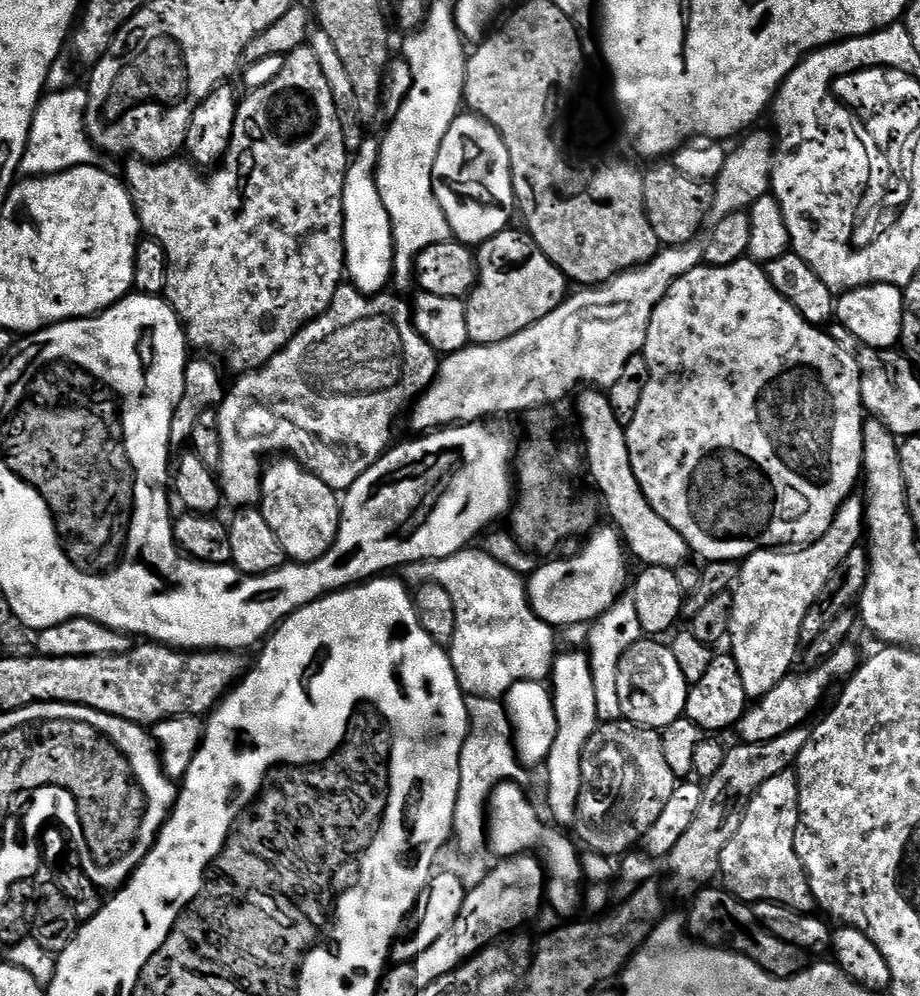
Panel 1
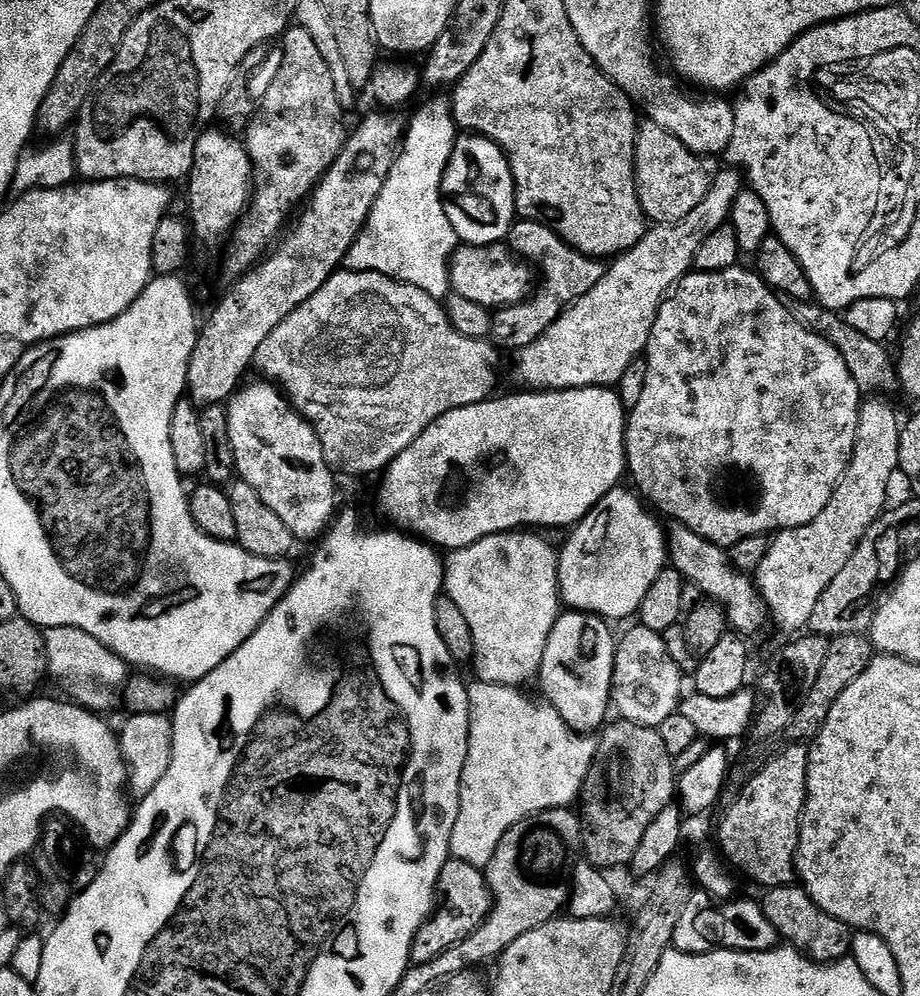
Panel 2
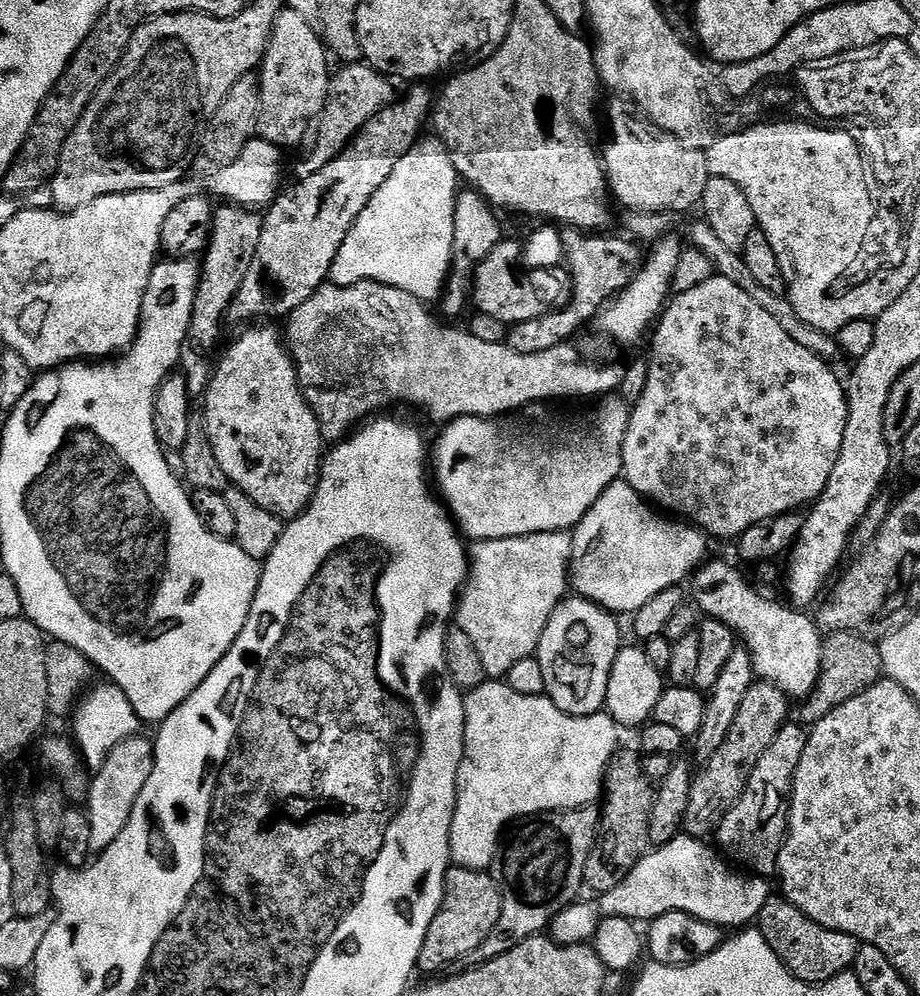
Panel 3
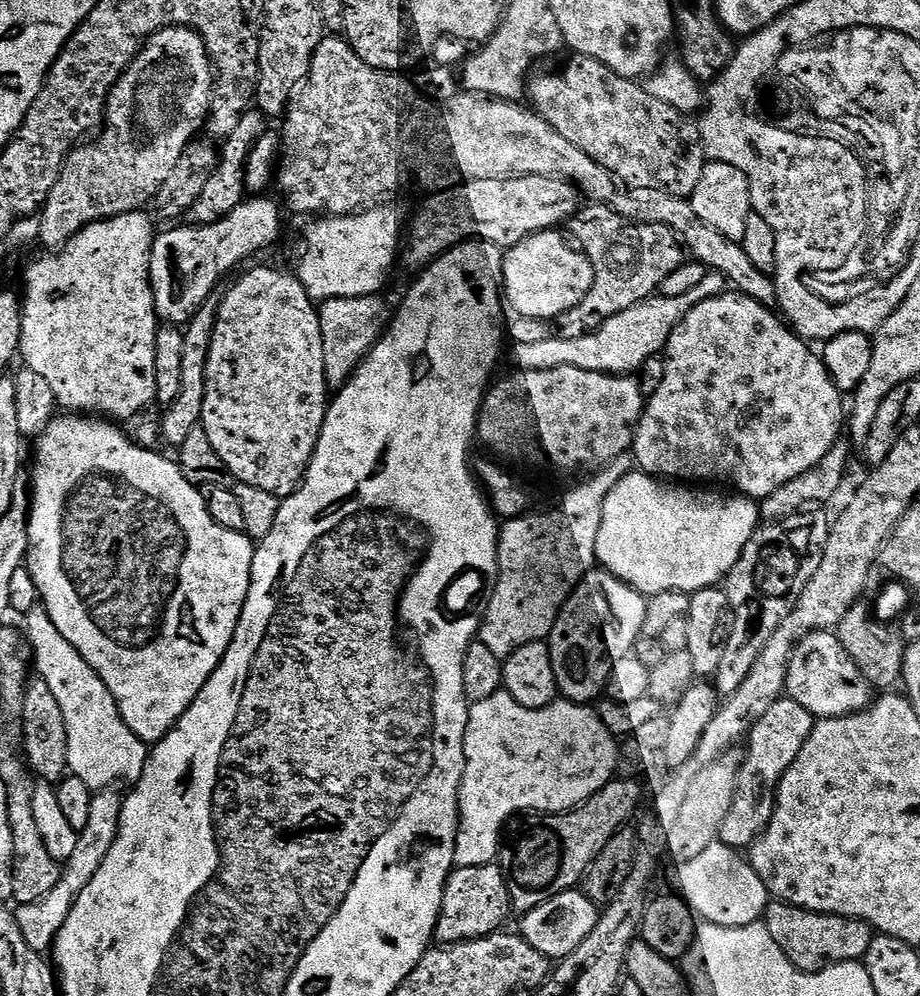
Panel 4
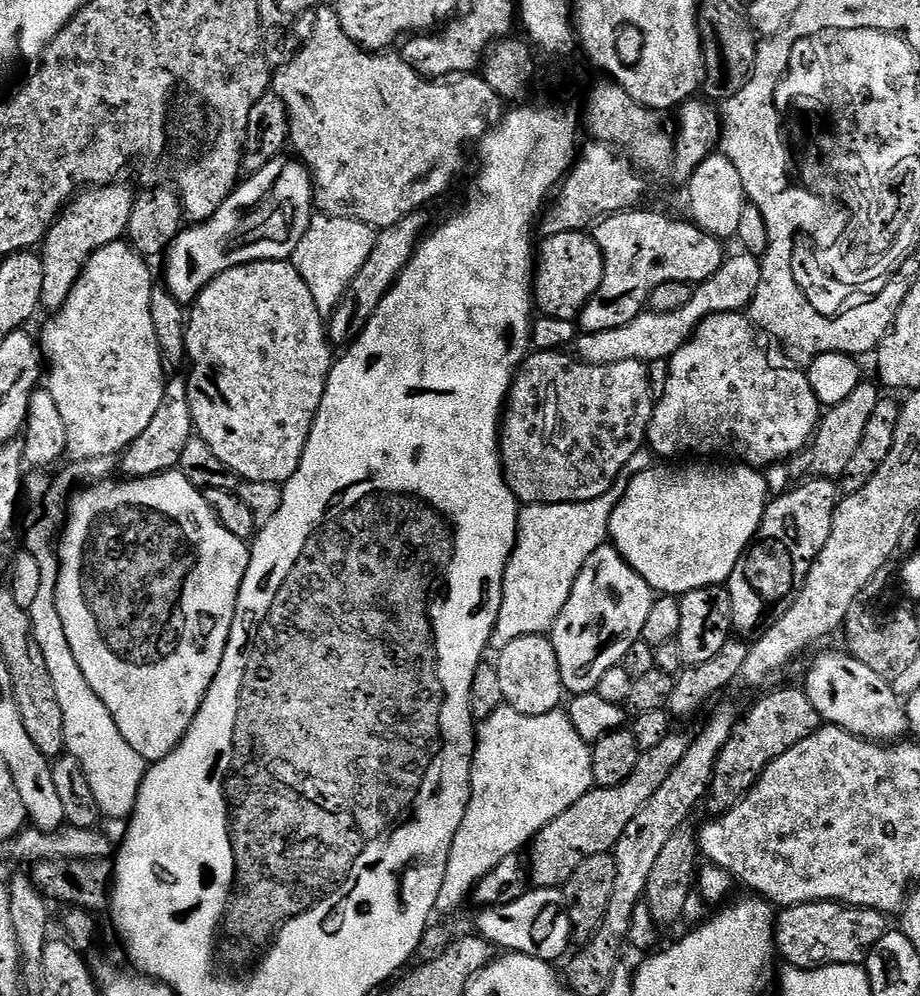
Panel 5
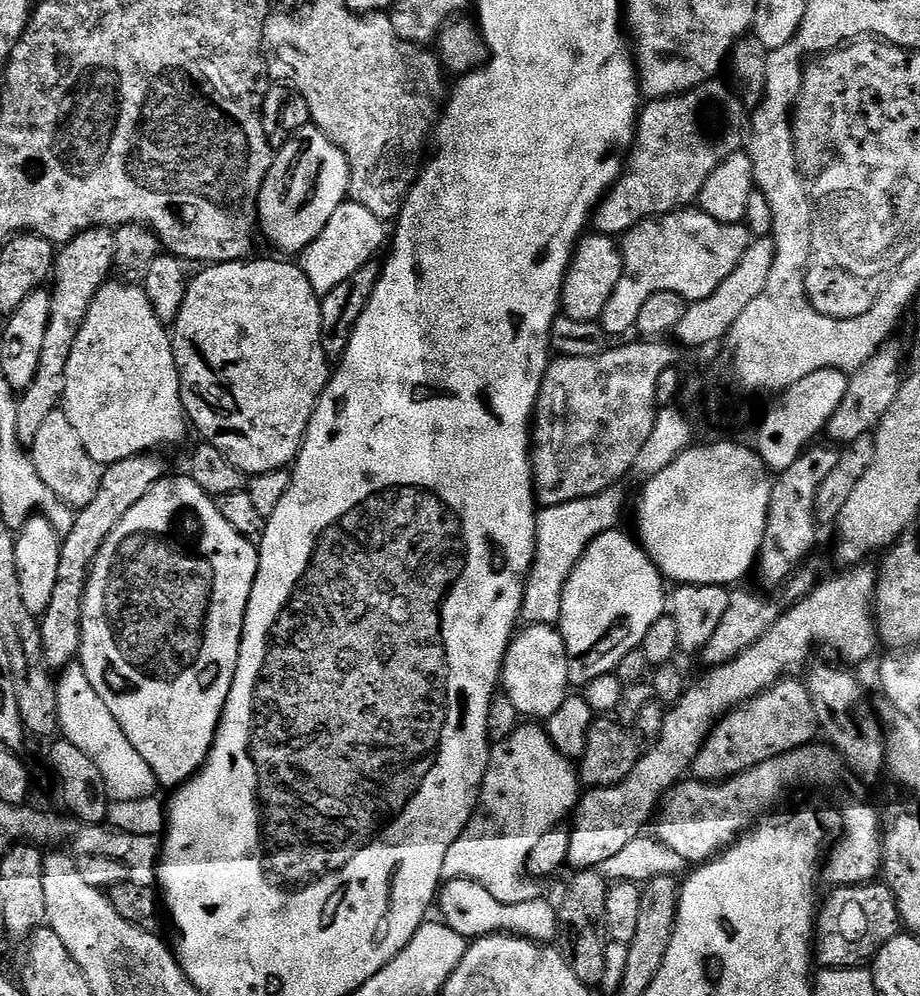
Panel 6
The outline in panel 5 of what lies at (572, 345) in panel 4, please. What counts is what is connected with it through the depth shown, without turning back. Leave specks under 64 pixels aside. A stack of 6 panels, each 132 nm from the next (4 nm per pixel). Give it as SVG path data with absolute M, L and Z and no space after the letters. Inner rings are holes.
M738 254L734 257L731 255L725 259L714 277L693 289L690 302L686 302L686 306L682 306L681 309L674 310L674 314L658 314L645 310L626 326L618 326L618 330L598 330L577 335L574 345L575 355L585 364L668 360L687 343L696 333L696 329L709 317L716 313L745 311L751 305L760 284L762 284L761 261L748 254Z

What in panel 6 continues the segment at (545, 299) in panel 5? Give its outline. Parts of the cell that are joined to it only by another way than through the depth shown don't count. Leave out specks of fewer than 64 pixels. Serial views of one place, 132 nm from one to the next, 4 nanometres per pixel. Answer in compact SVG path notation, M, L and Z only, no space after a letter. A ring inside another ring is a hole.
M592 230L581 236L576 251L572 253L572 262L564 273L564 289L560 292L560 307L563 315L574 318L578 322L599 321L602 310L606 310L606 302L610 302L610 294L614 294L614 286L618 286L618 278L624 273L624 255L620 253L620 246L615 236L603 236Z

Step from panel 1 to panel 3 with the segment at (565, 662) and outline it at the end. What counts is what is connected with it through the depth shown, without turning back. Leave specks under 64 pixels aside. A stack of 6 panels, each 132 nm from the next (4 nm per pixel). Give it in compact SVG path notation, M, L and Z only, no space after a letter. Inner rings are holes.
M565 598L552 612L550 622L546 622L546 630L542 630L534 659L542 666L545 693L548 699L553 700L563 712L568 712L571 716L589 716L604 708L610 670L622 647L620 636L616 633L616 624L611 619L615 620L608 609L593 604L591 600Z

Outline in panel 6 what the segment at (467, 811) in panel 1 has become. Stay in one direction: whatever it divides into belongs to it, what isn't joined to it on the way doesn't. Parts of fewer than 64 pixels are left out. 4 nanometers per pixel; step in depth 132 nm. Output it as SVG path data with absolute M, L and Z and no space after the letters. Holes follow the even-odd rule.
M521 723L510 738L491 745L476 811L442 862L444 880L478 882L503 904L541 899L541 885L526 871L530 852L542 834L557 827L563 821L560 819L575 809L581 795L573 761L553 746L543 727Z

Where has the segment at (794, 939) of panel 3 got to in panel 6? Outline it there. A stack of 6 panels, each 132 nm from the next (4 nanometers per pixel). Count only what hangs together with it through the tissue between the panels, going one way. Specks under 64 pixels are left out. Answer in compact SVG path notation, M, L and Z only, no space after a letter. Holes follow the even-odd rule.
M873 882L871 884L851 884L849 888L837 888L831 889L832 893L828 897L823 897L822 903L819 905L816 913L816 935L814 937L814 960L821 969L825 968L863 968L871 965L873 960L878 955L879 951L892 938L902 932L902 925L900 922L900 915L898 914L898 902L894 902L894 894L889 890L887 884L883 882Z

